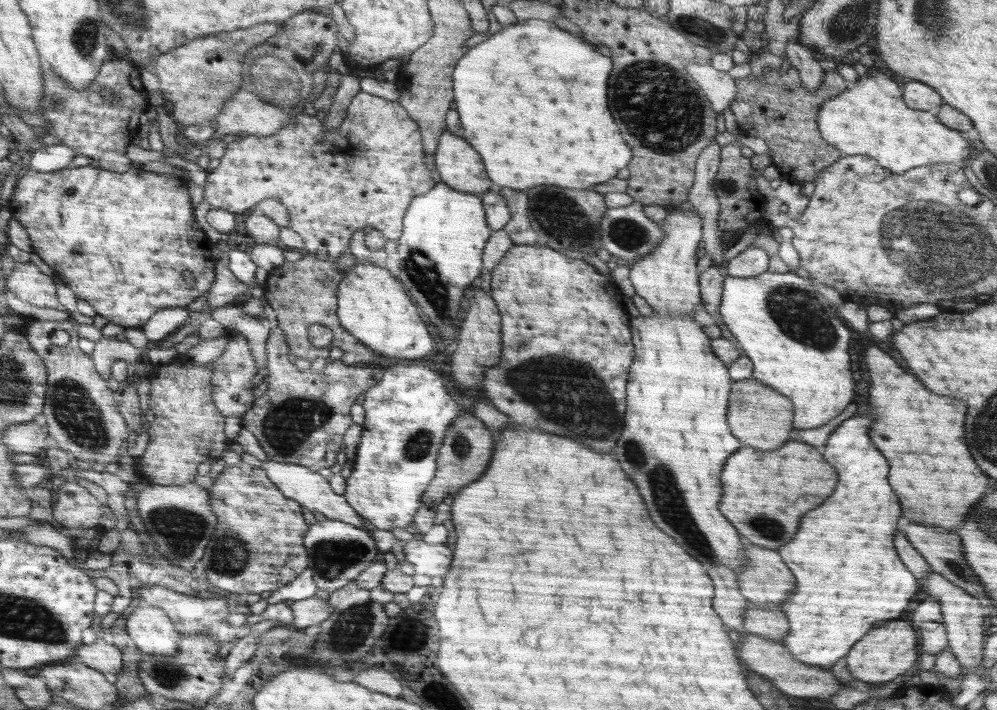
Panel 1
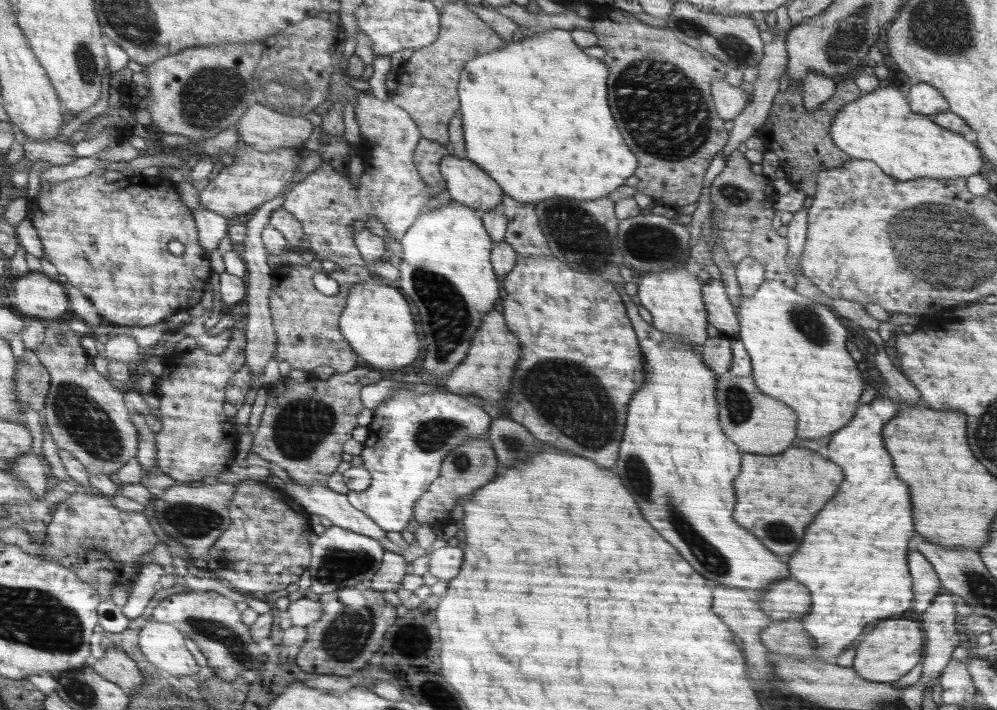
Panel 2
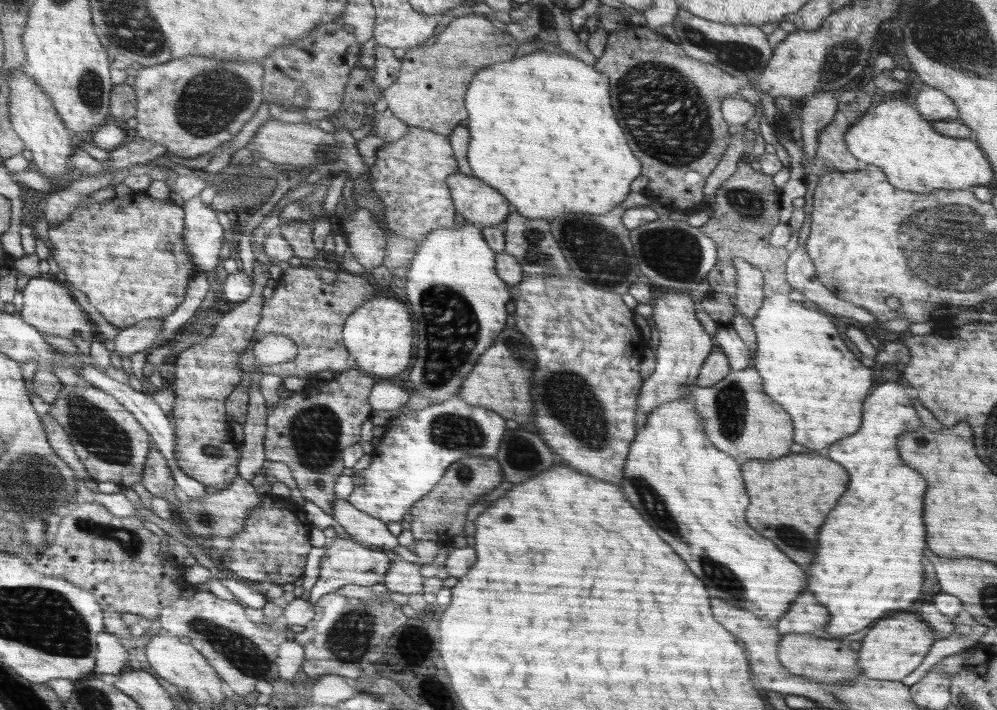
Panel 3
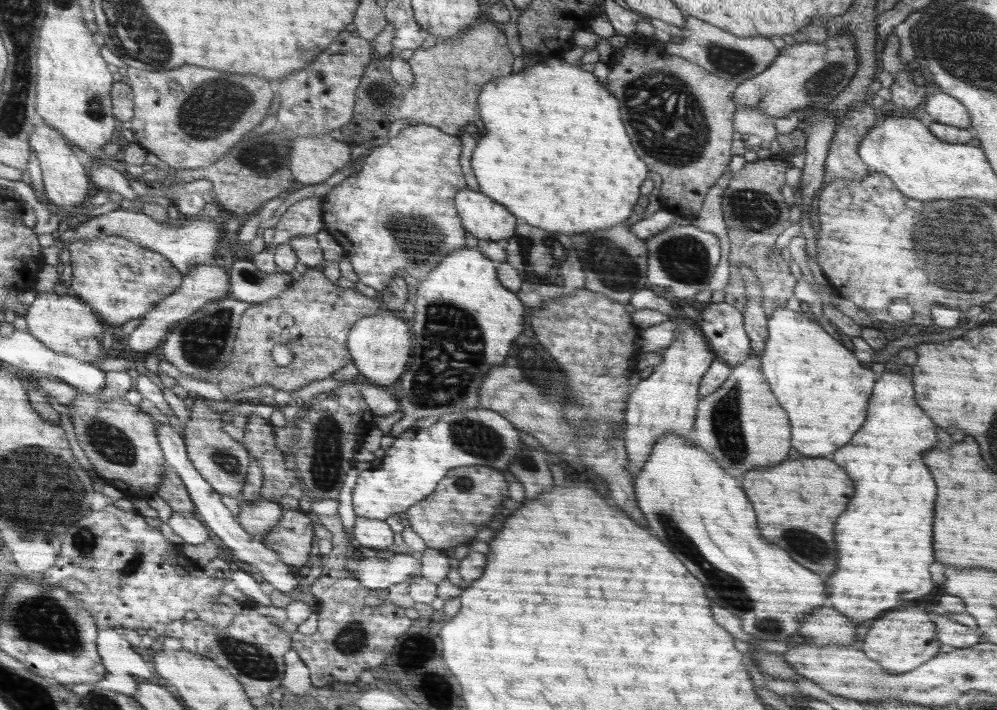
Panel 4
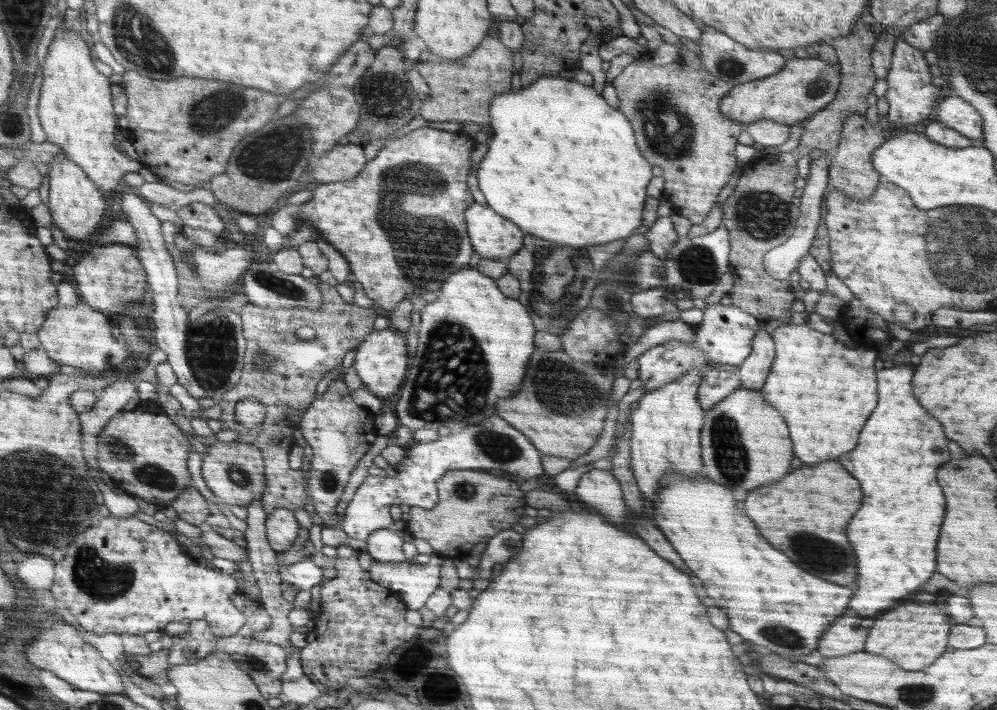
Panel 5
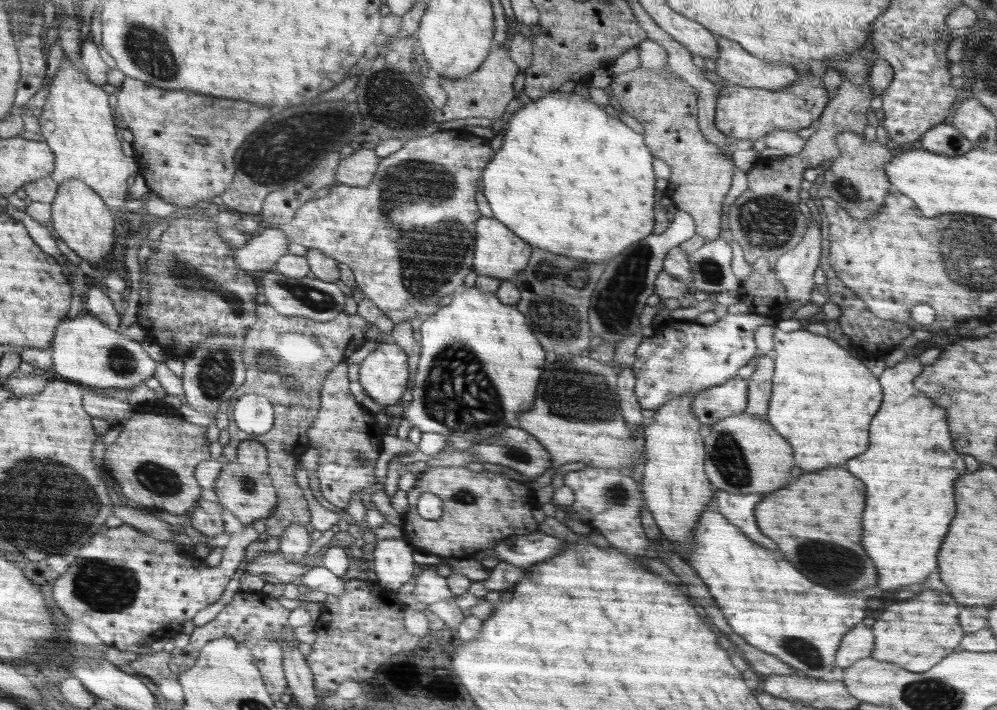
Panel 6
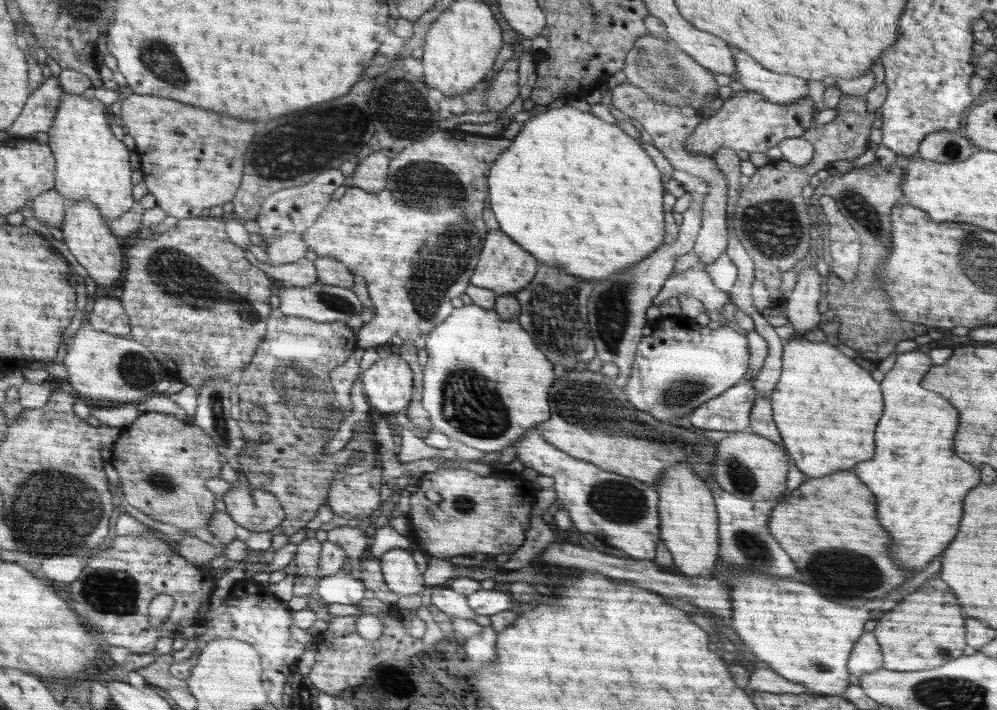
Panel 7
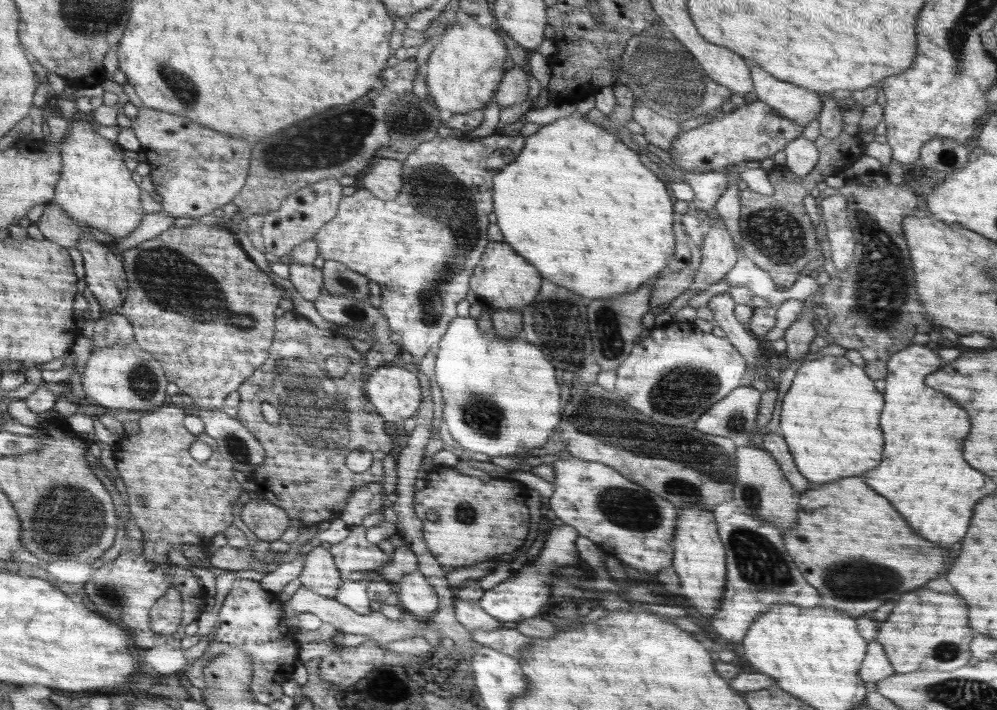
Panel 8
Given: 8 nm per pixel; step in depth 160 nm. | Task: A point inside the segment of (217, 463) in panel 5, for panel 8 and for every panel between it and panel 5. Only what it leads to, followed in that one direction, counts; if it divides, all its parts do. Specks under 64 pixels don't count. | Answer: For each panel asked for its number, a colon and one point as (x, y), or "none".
6: (244, 488)
7: (257, 510)
8: (268, 521)

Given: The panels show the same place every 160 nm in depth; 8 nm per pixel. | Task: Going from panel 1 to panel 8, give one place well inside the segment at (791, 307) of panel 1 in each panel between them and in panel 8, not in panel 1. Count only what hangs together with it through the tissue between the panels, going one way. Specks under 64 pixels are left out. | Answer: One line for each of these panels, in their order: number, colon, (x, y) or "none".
2: (797, 347)
3: (806, 368)
4: (825, 390)
5: (825, 391)
6: (822, 402)
7: (826, 407)
8: (829, 417)

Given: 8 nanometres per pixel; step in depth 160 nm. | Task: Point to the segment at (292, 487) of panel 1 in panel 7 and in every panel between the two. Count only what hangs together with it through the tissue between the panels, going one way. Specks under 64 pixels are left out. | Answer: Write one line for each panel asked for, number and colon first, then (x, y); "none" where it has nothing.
2: (321, 500)
3: (362, 527)
4: (375, 534)
5: (384, 545)
6: (392, 562)
7: (401, 576)

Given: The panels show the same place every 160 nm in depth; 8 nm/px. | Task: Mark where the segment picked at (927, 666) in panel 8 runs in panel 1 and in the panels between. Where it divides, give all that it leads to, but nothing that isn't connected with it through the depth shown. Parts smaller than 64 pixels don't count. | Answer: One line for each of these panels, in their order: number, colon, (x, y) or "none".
1: (886, 652)
2: (894, 647)
3: (896, 646)
4: (902, 640)
5: (913, 636)
6: (915, 634)
7: (925, 630)

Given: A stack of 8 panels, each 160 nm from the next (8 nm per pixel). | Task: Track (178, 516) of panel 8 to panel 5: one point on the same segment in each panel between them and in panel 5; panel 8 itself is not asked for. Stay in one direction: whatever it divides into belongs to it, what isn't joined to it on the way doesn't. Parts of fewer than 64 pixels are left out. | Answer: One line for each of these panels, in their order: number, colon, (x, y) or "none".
5: (145, 454)
6: (154, 457)
7: (163, 465)

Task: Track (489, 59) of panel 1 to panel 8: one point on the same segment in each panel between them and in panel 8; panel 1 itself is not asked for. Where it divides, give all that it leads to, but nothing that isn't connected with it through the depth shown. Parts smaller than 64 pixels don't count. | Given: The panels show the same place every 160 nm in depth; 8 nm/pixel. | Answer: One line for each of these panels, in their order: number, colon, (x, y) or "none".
2: (537, 139)
3: (542, 132)
4: (556, 154)
5: (563, 165)
6: (570, 178)
7: (579, 194)
8: (575, 186)

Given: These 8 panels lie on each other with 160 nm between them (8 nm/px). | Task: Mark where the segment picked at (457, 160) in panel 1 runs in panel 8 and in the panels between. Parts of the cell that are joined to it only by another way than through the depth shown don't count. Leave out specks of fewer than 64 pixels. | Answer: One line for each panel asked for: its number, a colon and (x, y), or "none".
2: (468, 184)
3: (480, 204)
4: (486, 219)
5: (494, 236)
6: (501, 254)
7: (505, 267)
8: (504, 280)

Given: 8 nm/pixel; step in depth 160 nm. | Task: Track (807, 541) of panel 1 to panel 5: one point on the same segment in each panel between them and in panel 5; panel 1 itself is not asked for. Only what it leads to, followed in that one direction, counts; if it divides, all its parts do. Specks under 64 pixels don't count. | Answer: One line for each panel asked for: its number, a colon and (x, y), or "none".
2: (853, 559)
3: (869, 563)
4: (884, 537)
5: (894, 536)

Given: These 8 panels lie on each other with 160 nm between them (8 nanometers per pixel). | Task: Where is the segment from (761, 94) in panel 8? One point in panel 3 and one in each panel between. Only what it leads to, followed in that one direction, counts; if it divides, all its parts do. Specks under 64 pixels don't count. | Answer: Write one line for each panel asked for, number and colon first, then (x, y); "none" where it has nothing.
3: (740, 50)
4: (720, 52)
5: (723, 57)
6: (733, 63)
7: (778, 88)

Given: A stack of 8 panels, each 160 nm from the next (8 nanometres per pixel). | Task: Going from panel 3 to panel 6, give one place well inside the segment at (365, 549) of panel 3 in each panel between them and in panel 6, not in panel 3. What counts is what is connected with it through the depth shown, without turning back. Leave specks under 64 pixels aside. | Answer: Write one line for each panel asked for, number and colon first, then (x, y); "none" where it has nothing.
4: (380, 572)
5: (417, 582)
6: (430, 588)

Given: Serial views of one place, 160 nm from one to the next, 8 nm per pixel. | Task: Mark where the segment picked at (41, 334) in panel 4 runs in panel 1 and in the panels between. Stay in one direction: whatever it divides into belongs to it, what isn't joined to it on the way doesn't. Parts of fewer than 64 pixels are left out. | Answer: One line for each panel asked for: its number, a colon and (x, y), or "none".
1: (28, 283)
2: (36, 295)
3: (47, 306)

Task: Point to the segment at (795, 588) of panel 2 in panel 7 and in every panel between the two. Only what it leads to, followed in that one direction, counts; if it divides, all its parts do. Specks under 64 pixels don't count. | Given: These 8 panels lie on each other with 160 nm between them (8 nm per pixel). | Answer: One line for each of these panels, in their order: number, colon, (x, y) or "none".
3: (804, 615)
4: (826, 626)
5: (846, 636)
6: (858, 643)
7: (865, 657)

